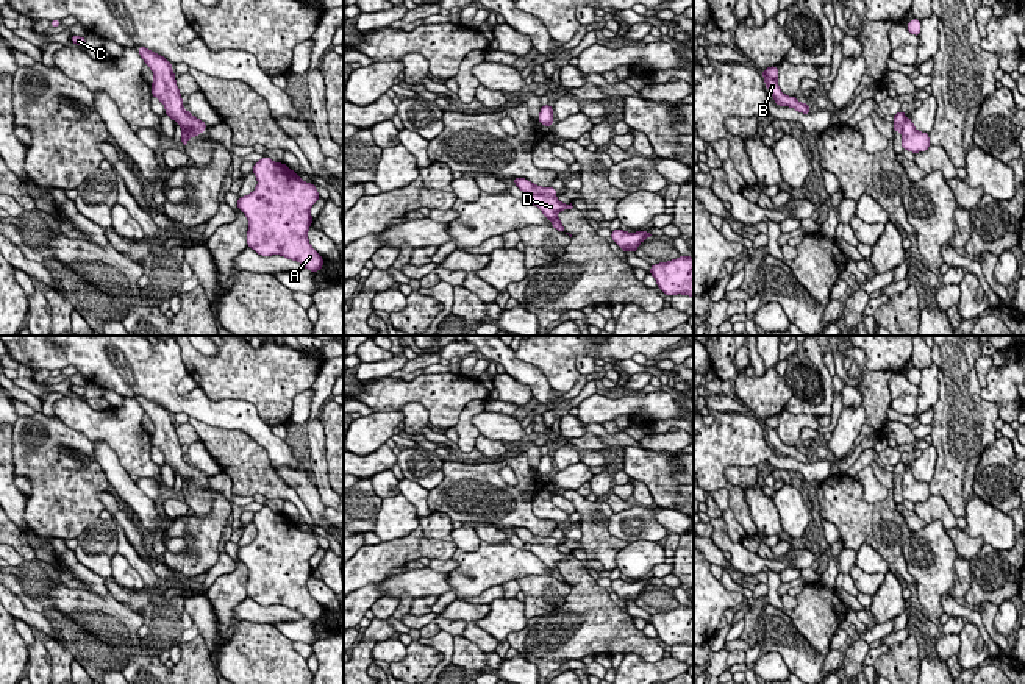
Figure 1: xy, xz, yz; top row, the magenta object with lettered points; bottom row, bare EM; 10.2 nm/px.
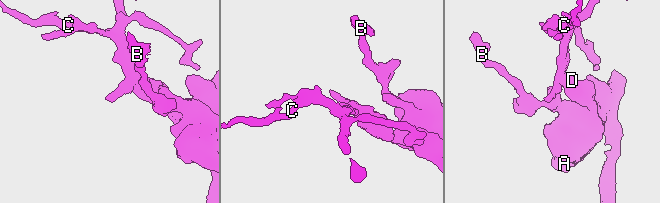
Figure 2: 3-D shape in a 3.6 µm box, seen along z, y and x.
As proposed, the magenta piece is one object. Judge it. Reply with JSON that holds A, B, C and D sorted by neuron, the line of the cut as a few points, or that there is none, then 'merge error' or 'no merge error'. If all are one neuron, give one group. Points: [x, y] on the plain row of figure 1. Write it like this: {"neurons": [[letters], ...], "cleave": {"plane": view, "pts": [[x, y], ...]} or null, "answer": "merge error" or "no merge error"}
{"neurons": [["A", "B", "D"], ["C"]], "cleave": {"plane": "xz", "pts": [[544, 544], [532, 545]]}, "answer": "merge error"}

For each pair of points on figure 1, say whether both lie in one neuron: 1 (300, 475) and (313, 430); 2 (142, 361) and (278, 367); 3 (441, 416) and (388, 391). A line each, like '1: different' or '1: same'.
1: different
2: different
3: same

